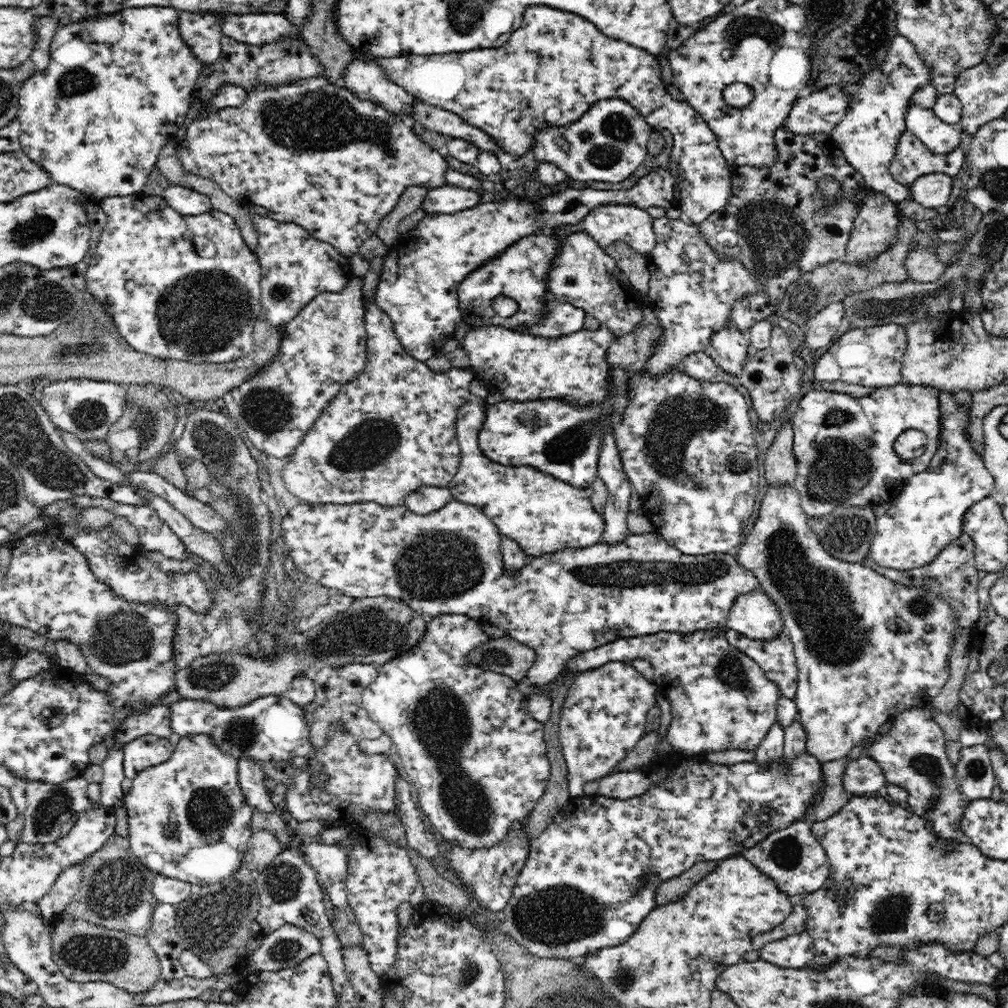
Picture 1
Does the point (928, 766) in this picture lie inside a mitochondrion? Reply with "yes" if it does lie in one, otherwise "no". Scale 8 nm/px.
yes

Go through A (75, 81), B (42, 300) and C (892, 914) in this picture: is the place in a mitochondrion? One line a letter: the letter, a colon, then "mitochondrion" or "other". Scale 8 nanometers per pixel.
A: mitochondrion
B: mitochondrion
C: mitochondrion

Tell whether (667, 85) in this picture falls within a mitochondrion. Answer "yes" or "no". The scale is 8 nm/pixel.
no

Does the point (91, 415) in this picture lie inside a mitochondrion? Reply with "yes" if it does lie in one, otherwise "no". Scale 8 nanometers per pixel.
yes

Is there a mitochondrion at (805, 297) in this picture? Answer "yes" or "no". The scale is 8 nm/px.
yes

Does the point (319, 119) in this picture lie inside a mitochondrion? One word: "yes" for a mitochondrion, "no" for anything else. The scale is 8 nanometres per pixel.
yes

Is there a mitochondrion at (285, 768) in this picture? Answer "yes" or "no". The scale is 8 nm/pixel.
no

